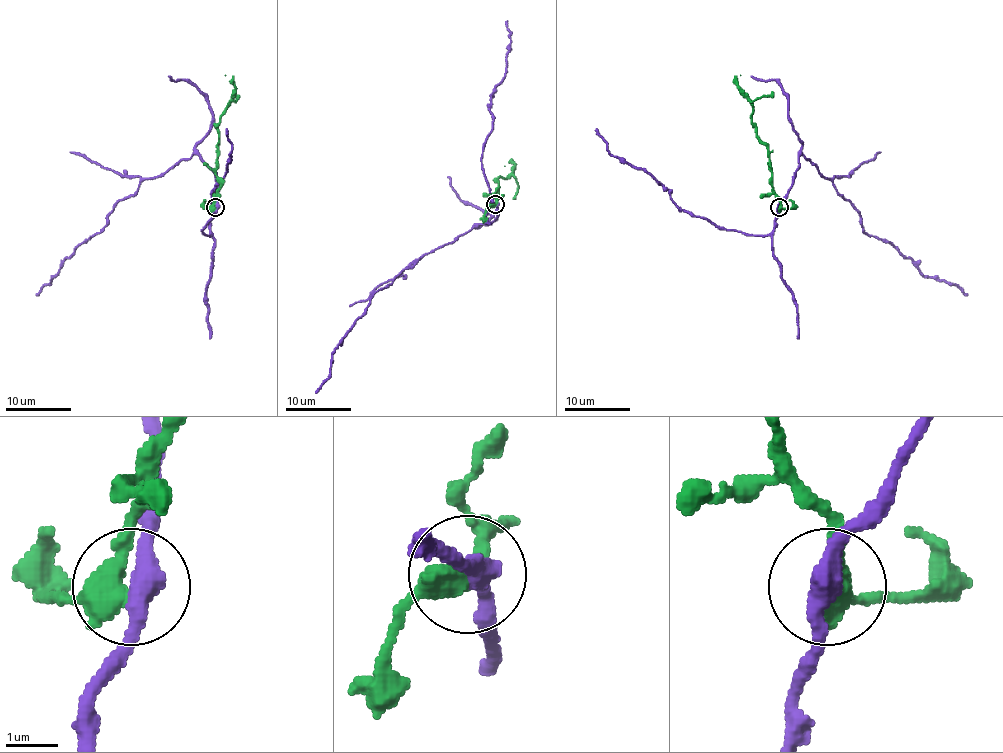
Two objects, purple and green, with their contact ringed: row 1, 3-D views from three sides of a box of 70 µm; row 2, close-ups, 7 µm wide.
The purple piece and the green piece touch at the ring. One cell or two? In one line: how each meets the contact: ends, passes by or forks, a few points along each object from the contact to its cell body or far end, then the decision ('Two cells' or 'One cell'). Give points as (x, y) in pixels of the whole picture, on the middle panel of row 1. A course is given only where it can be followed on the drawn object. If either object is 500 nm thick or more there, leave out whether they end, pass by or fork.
At the ring purple passes by. At the ring green passes by. Course of purple: (494, 205), (496, 218), (423, 254), (374, 294), (365, 310), (334, 350), (328, 380), (316, 393). Course of green: (494, 205), (499, 198), (496, 195), (497, 178), (506, 178), (514, 164), (504, 165). Two cells

